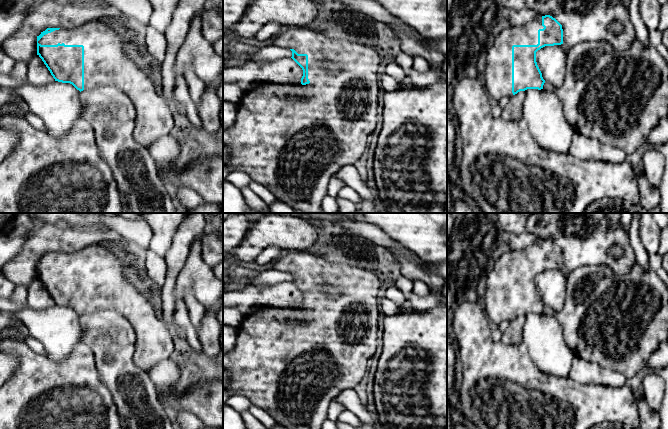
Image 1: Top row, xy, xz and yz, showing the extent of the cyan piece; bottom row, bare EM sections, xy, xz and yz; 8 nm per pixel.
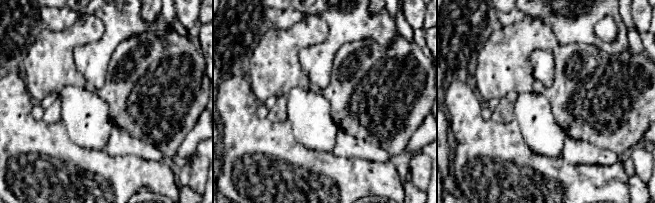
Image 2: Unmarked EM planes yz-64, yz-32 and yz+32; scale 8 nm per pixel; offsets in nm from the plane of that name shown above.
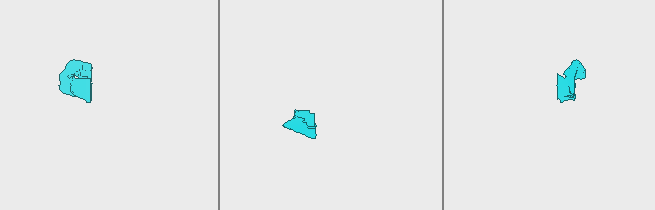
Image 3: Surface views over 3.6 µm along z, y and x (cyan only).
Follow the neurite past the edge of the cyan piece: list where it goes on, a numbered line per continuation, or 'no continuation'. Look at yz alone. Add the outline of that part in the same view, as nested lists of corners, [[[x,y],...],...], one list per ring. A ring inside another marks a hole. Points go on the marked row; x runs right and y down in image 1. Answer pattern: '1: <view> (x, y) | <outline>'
1: yz (498, 64) | [[[537,14],[521,27],[509,26],[494,40],[485,59],[484,85],[492,101],[503,97],[511,98],[512,93],[512,46],[537,45],[538,30],[543,29],[542,15]]]

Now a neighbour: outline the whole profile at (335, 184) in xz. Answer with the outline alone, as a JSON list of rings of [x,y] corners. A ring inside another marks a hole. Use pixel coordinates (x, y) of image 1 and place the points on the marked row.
[[[337,173],[334,174],[328,185],[328,195],[337,197],[339,190],[345,185],[345,183],[338,177]]]

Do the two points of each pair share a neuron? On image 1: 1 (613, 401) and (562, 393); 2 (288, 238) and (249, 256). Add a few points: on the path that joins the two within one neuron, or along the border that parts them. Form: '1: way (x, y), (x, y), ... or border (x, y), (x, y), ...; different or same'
1: way (600, 401), (575, 401); same
2: way (278, 238), (266, 238), (258, 246); same

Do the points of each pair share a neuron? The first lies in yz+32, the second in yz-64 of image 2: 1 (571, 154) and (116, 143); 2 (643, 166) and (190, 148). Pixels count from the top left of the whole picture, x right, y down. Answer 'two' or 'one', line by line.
1: one
2: two

